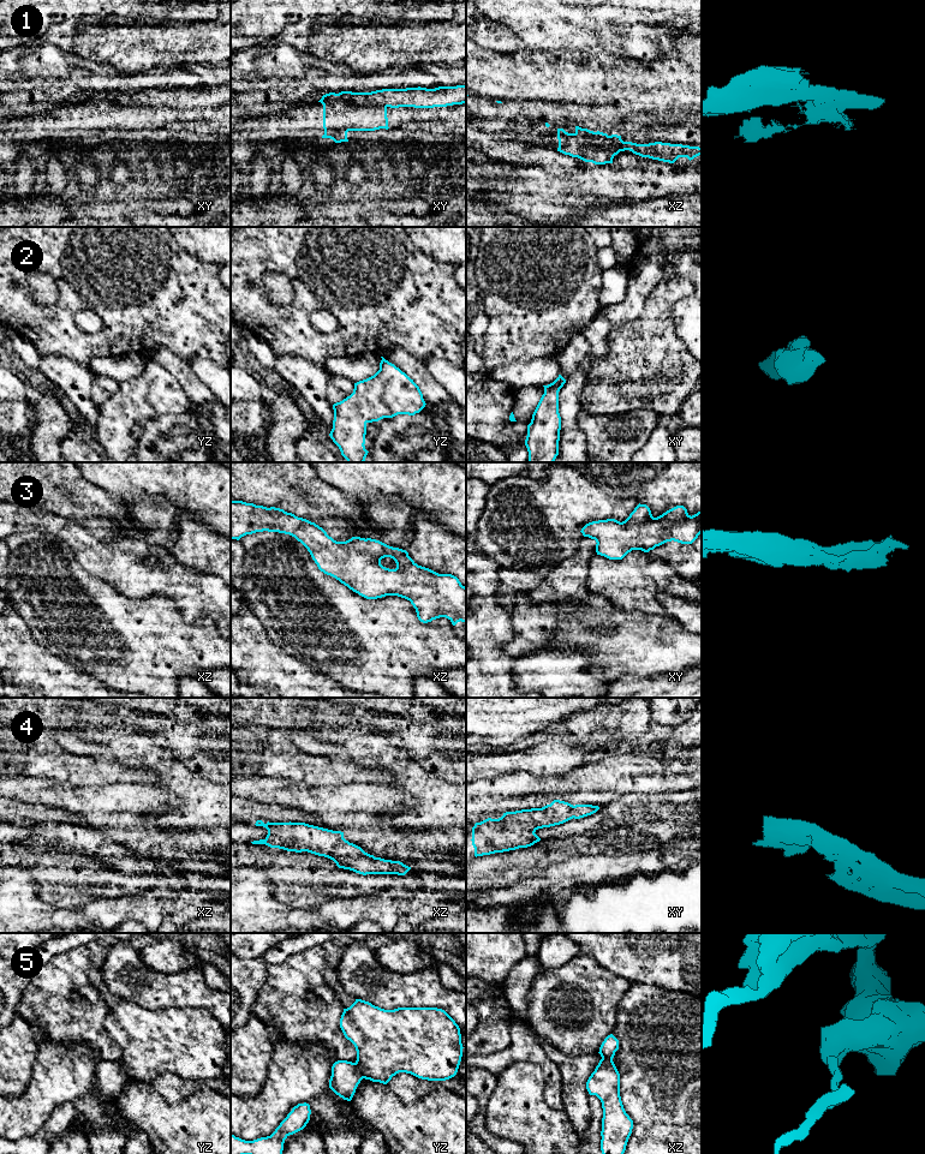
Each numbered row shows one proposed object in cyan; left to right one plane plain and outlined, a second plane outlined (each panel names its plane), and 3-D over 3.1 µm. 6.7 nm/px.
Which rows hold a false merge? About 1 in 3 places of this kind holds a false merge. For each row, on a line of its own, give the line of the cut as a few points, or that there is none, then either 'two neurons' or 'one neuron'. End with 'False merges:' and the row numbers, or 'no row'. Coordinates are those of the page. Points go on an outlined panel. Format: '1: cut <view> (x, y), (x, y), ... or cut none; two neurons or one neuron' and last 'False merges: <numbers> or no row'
1: cut xy (353, 93), (353, 100), (359, 105), (383, 105), (386, 107); two neurons
2: cut none; one neuron
3: cut none; one neuron
4: cut none; one neuron
5: cut yz (354, 1063), (363, 1077); two neurons
False merges: 1, 5

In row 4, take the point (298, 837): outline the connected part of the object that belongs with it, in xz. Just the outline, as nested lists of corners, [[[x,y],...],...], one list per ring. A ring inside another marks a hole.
[[[257,820],[256,826],[268,830],[264,839],[252,844],[265,844],[287,851],[308,851],[333,860],[339,868],[366,874],[405,875],[411,867],[400,861],[384,860],[365,853],[360,847],[344,838],[344,832],[305,823],[267,823]]]

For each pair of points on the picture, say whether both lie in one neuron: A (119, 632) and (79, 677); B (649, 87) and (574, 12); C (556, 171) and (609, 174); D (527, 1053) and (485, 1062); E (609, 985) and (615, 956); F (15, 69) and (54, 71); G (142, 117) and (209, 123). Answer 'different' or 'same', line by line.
A: different
B: different
C: different
D: same
E: different
F: same
G: same

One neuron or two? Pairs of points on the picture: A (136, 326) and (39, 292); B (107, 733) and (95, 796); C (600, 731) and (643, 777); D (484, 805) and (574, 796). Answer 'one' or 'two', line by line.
A: two
B: two
C: two
D: one

